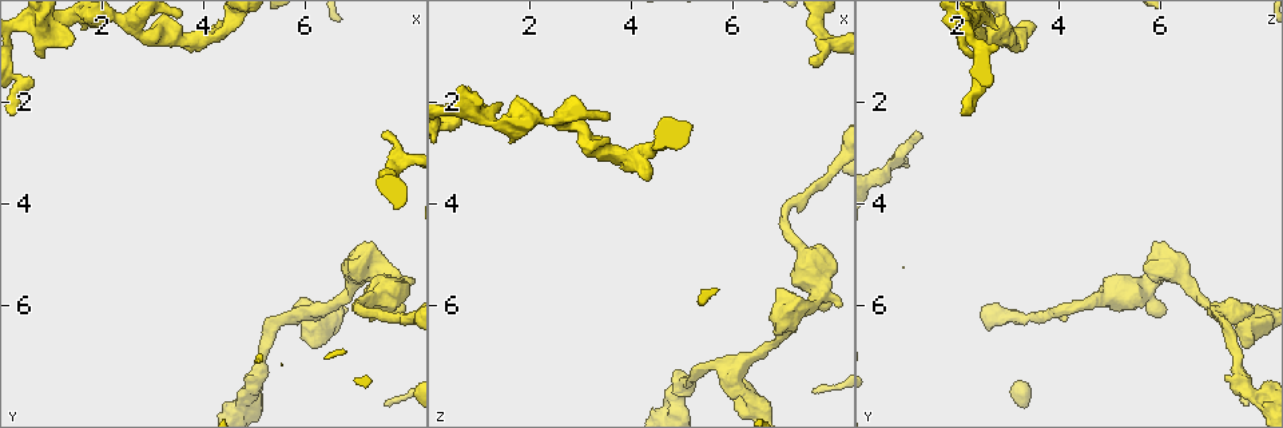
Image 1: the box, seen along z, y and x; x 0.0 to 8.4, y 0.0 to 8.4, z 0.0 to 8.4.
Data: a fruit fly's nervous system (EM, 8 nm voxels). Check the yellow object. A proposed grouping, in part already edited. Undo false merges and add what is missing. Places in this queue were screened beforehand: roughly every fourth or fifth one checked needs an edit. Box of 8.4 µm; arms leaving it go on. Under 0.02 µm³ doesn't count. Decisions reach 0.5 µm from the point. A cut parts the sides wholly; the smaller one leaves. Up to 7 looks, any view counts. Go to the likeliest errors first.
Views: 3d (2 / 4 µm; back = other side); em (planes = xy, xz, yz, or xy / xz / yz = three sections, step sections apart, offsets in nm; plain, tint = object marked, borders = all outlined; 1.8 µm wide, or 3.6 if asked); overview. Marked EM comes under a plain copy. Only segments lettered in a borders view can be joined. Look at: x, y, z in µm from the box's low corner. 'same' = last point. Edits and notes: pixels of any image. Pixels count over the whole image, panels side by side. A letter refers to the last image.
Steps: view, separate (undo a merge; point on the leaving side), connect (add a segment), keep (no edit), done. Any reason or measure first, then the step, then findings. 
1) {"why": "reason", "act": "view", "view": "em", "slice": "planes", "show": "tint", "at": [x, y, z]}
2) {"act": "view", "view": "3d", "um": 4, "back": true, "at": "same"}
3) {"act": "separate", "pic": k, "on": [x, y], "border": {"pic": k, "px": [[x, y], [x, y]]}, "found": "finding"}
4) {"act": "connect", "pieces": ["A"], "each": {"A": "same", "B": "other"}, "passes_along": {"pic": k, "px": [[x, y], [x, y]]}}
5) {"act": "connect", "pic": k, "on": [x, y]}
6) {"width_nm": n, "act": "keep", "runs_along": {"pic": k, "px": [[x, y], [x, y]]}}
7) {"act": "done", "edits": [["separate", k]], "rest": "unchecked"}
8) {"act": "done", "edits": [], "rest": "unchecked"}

{"why": "free end", "act": "view", "view": "em", "slice": "planes", "show": "tint", "at": [7.55, 2.60, 1.20]}

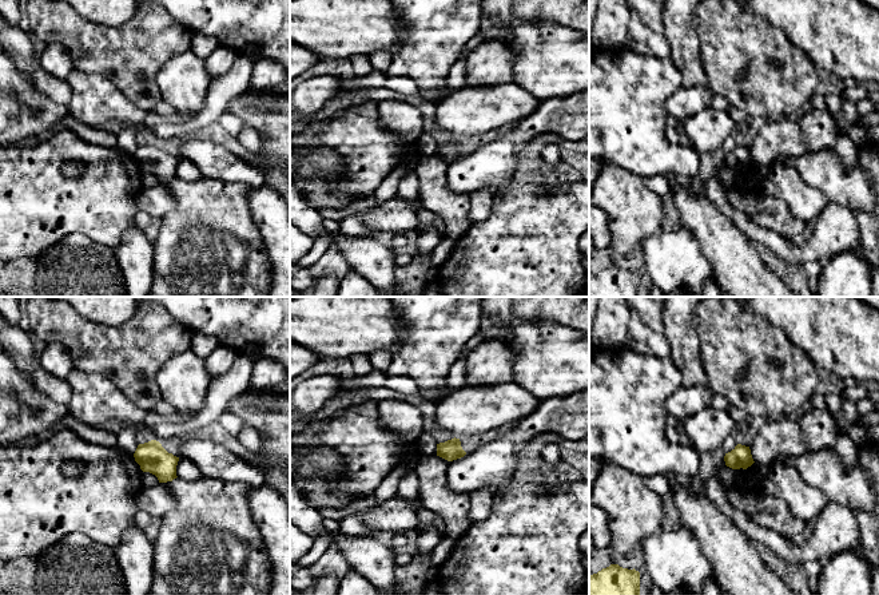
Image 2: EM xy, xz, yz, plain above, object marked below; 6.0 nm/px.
{"act": "view", "view": "em", "slice": "planes", "show": "borders", "at": "same"}

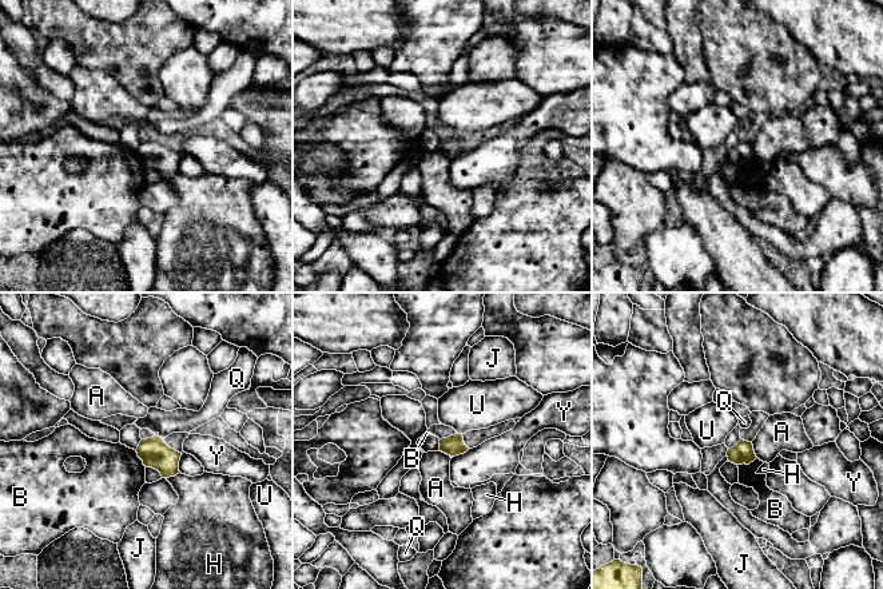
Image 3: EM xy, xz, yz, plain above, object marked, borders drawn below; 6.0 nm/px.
{"width_nm": 120, "act": "keep", "each": {"A": "other", "B": "other", "H": "other", "J": "other", "Q": "other", "U": "other", "Y": "other"}, "border": {"pic": 3, "px": [[751, 442], [758, 457]]}, "found": "no lettered segment goes on from it"}

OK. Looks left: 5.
{"act": "view", "view": "em", "um": 3.6, "slice": "yz", "step": 4, "show": "tint", "at": [7.60, 5.70, 5.65]}

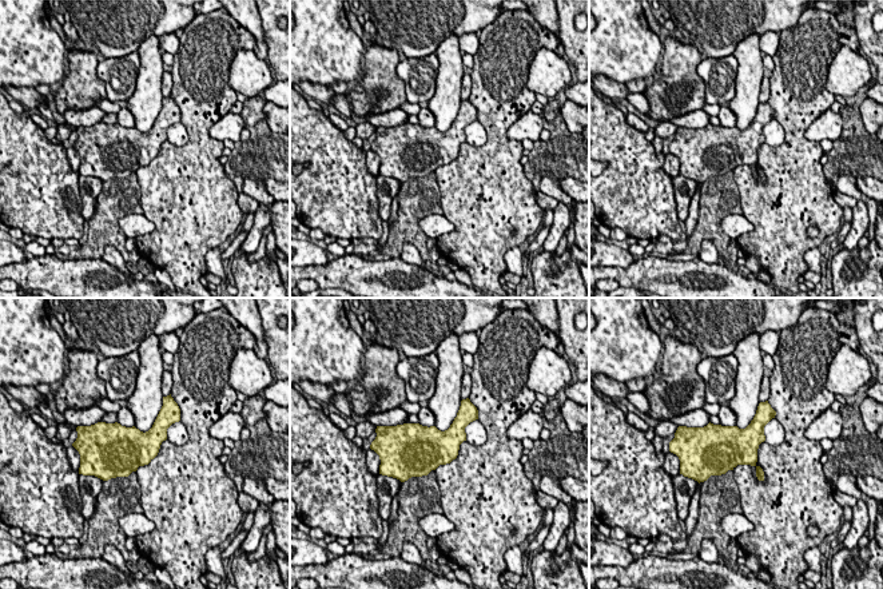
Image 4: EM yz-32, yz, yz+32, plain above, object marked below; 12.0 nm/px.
{"why": "cut it another way", "act": "view", "view": "em", "um": 3.6, "slice": "planes", "show": "borders", "at": "same"}

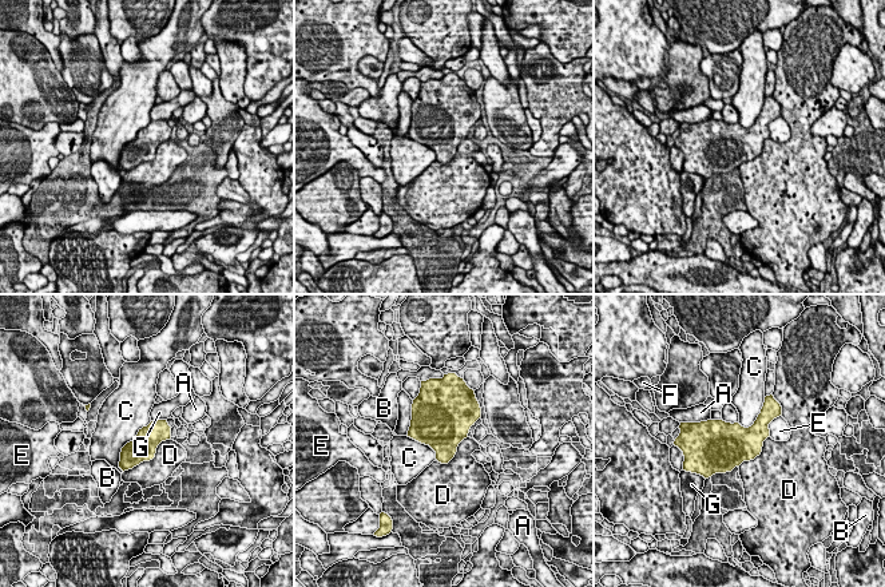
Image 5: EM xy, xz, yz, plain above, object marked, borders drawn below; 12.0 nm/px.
{"act": "keep", "each": {"A": "other", "B": "other", "C": "other", "D": "other", "E": "other", "F": "other", "G": "other"}, "border": {"pic": 5, "px": [[151, 421], [122, 448], [122, 471]]}, "found": "continuous, no second neuron"}

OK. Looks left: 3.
{"why": "sharp bend", "act": "view", "view": "em", "slice": "planes", "show": "borders", "at": [4.90, 7.75, 7.80]}

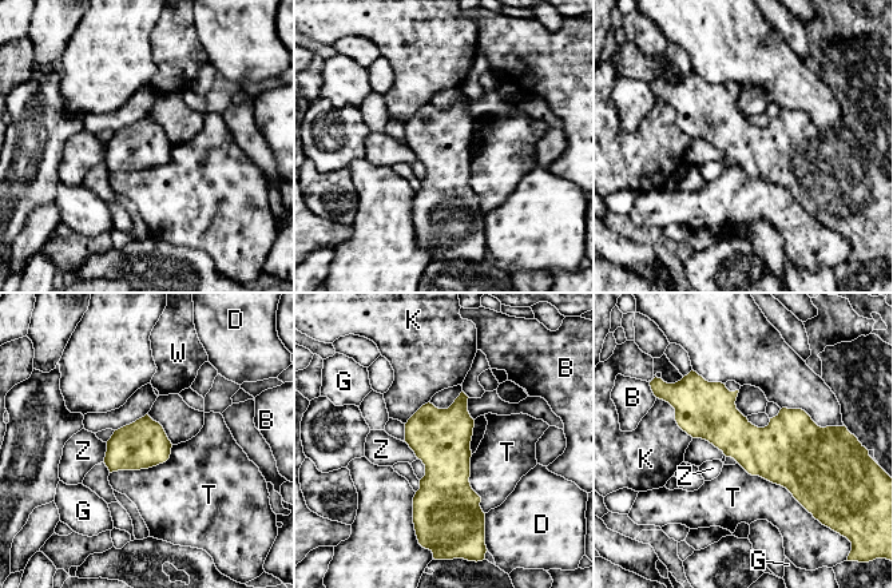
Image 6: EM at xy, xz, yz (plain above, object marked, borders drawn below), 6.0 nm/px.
{"act": "keep", "each": {"B": "other", "D": "other", "G": "other", "K": "other", "T": "other", "W": "other", "Z": "other"}, "found": "all the same neuron"}

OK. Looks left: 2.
{"act": "done", "edits": [], "rest": "unchecked"}

